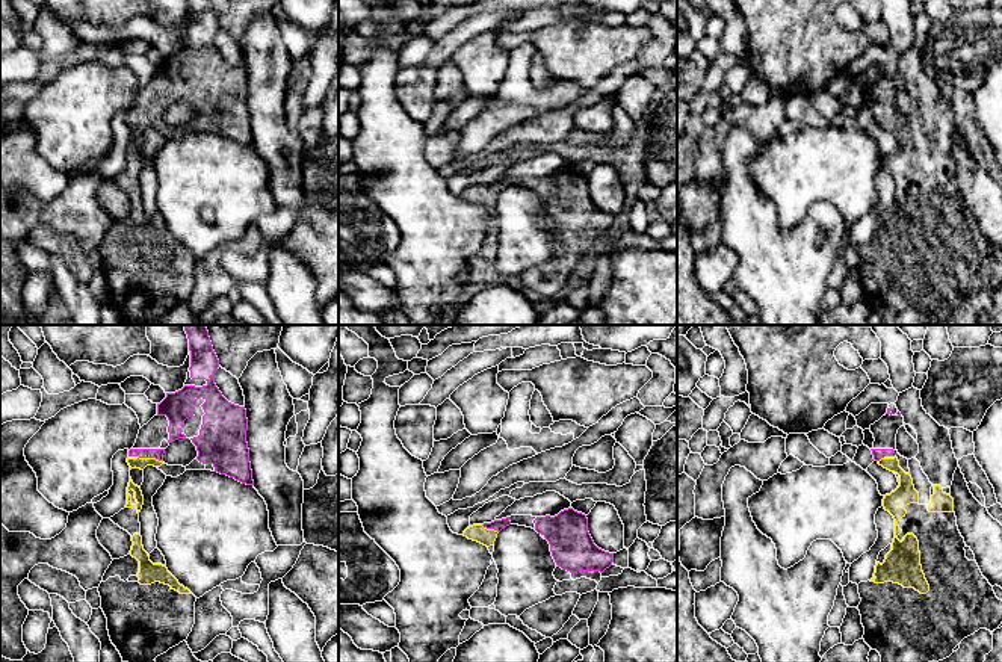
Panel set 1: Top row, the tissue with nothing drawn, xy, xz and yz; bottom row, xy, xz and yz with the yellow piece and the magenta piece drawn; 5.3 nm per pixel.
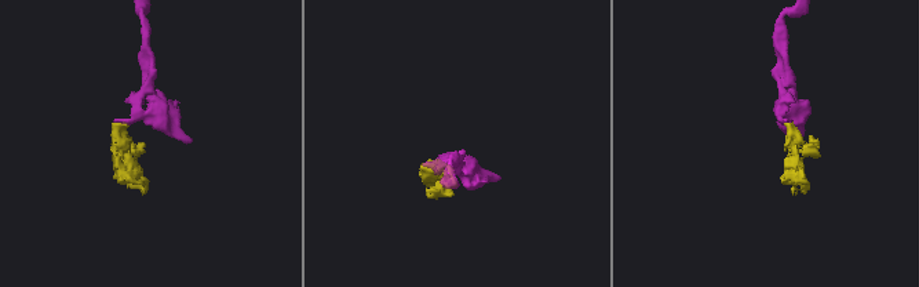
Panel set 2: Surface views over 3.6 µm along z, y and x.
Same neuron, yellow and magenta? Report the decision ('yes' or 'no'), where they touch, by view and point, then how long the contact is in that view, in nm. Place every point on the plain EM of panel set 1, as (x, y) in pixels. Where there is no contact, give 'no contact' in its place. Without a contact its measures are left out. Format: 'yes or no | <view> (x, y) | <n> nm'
yes | xy (150, 120) | 140 nm

